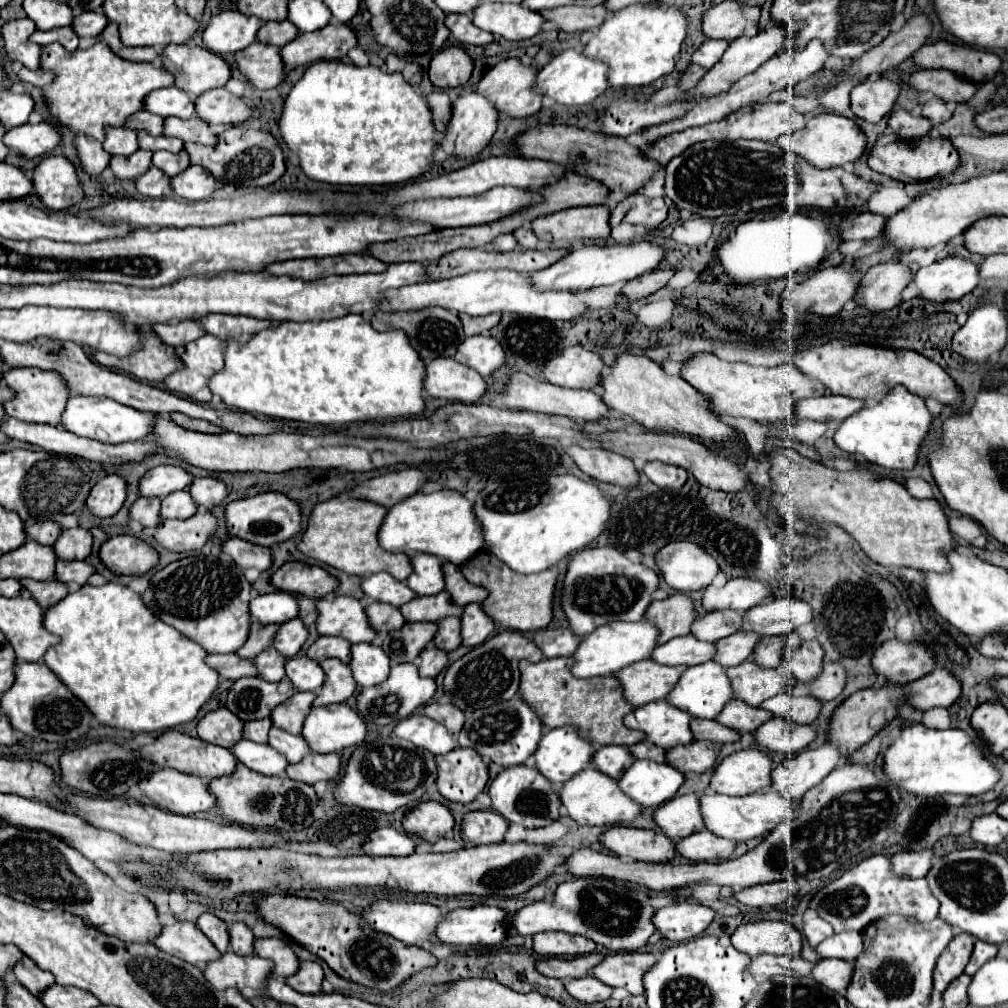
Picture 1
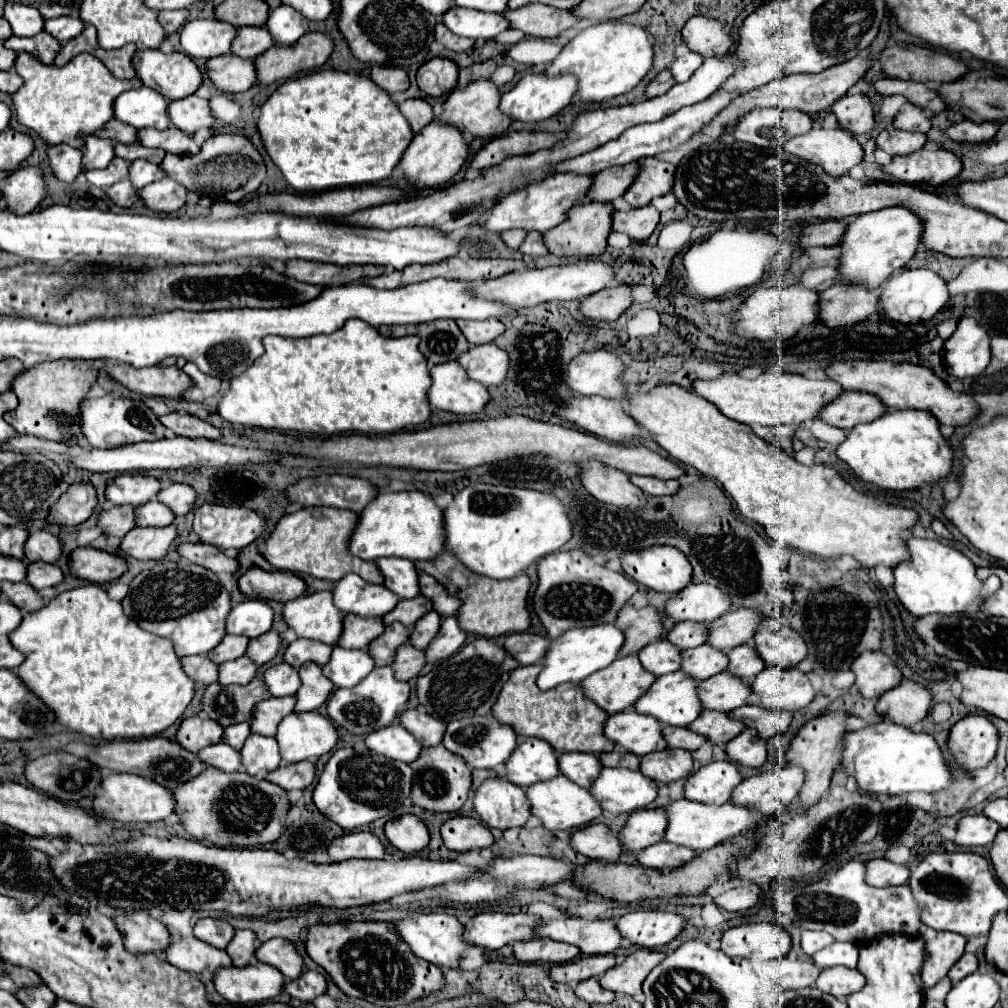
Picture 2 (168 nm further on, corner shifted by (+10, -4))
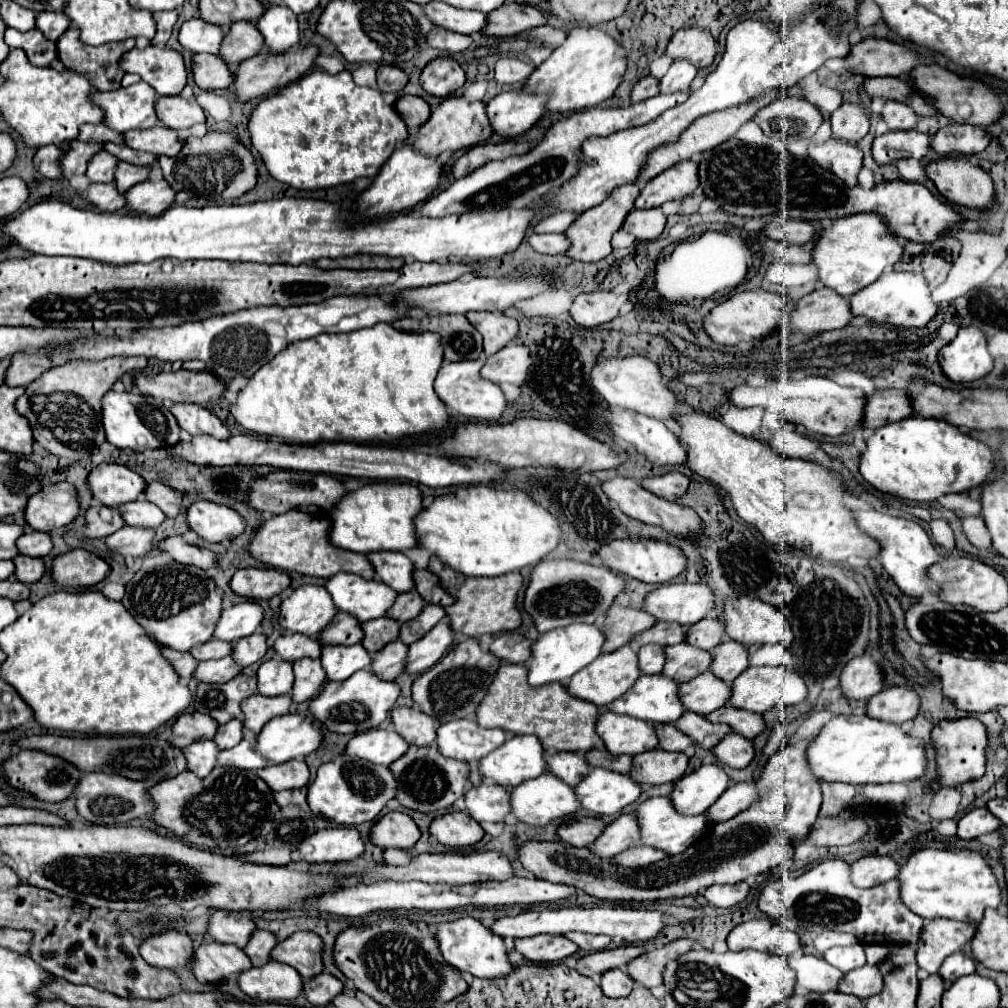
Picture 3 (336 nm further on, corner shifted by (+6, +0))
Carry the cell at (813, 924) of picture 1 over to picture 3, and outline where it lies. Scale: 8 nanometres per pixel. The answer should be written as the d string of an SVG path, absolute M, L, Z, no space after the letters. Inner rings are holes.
M824 932L816 936L814 940L818 954L824 954L832 946L852 946L852 944L858 944L858 938L852 934L844 934L844 932Z

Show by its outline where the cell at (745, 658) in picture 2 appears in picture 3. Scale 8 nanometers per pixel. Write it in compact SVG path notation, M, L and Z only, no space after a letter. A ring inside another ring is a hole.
M726 640L714 648L710 670L720 680L732 682L746 668L748 668L748 654L742 644L734 642L734 640Z

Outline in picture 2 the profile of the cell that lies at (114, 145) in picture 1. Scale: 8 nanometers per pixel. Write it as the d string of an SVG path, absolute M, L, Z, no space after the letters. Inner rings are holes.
M94 134L86 136L84 146L84 170L90 168L106 168L114 158L114 142L98 138Z

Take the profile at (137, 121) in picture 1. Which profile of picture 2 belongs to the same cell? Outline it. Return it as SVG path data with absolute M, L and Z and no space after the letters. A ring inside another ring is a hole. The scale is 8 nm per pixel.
M110 120L104 128L96 132L96 136L102 136L114 142L122 142L122 144L138 142L138 130L134 130L130 124L124 124L120 120Z

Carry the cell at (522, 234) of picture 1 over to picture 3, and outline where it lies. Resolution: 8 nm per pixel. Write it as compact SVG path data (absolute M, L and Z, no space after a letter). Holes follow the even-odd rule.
M530 234L528 242L542 254L566 254L570 248L570 240L564 234Z

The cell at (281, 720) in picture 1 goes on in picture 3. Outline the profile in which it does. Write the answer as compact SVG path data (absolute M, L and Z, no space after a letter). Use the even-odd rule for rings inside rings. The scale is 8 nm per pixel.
M252 694L246 700L242 700L242 712L244 712L244 728L258 734L262 726L272 720L274 716L282 716L290 712L292 700L288 696L268 698L262 694Z

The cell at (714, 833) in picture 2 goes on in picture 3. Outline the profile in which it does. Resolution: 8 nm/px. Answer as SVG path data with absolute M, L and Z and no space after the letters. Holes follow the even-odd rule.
M648 798L646 802L642 802L634 810L634 816L636 816L636 822L638 822L638 830L640 830L640 844L650 846L650 848L658 848L658 850L666 852L668 856L684 852L710 826L708 820L706 820L706 814L682 816L682 814L674 812L670 798Z

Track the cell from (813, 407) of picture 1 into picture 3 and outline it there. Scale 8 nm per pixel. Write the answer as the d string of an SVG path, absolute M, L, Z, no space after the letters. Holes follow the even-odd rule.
M880 390L868 396L864 412L864 428L880 428L888 422L910 418L914 414L912 398L906 390Z

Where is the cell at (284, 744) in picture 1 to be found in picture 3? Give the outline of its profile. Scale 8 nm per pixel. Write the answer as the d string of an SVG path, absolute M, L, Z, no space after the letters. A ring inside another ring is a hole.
M242 740L236 748L218 752L218 766L256 770L268 766L268 762L254 752L254 740Z

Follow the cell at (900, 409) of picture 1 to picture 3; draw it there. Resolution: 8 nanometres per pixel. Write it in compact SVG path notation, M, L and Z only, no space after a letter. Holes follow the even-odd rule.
M910 416L886 424L866 438L866 446L868 448L860 458L860 474L880 492L914 502L932 502L944 494L976 488L996 468L990 446L962 434L956 426L934 418Z

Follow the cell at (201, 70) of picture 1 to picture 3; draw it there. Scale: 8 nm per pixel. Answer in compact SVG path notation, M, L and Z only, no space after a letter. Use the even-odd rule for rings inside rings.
M148 46L144 50L132 48L130 52L122 54L120 68L124 72L140 74L140 78L160 96L180 94L188 76L182 56L176 50L158 46Z

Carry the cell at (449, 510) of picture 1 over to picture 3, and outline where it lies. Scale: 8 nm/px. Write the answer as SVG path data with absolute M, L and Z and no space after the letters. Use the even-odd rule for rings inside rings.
M374 482L346 492L330 510L330 542L338 548L368 554L376 550L408 550L416 546L414 516L422 510L420 490L402 482Z

